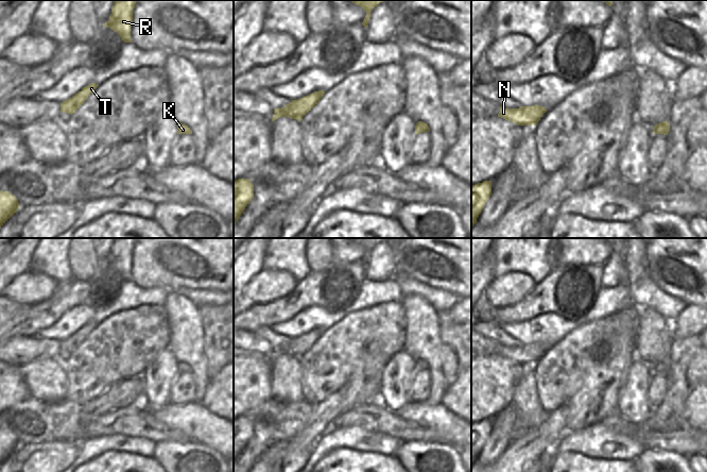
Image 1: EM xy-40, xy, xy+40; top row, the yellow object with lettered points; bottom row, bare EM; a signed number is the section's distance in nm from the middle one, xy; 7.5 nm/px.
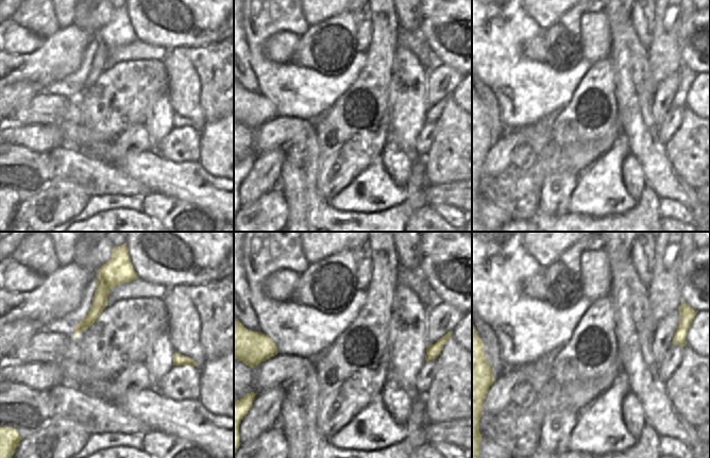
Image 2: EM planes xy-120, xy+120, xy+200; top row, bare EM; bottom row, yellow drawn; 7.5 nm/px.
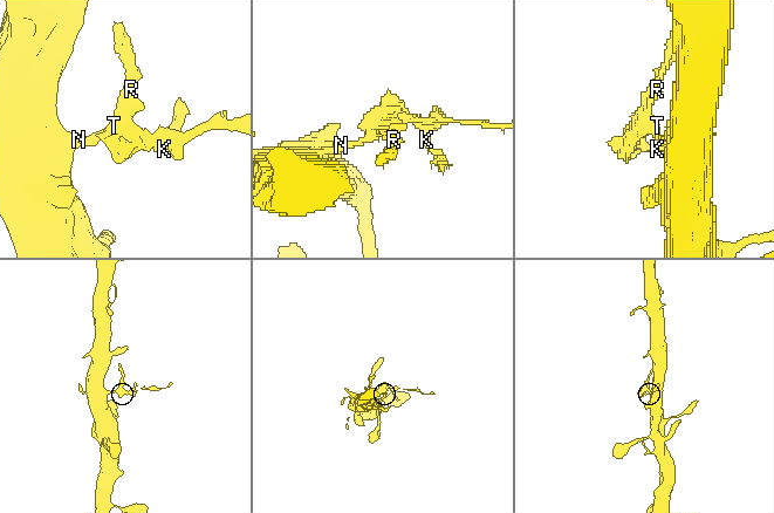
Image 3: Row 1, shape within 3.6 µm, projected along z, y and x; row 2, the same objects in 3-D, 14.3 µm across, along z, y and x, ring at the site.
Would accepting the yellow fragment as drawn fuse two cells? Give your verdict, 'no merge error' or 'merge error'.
merge error

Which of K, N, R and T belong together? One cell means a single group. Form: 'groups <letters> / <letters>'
groups K R T / N

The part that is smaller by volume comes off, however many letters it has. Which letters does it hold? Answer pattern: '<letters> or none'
K, R, T

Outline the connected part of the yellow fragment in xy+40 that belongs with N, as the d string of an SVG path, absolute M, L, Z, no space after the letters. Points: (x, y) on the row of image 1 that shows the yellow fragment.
M500 106L498 117L512 121L518 125L535 125L544 113L537 113L531 108L505 108Z

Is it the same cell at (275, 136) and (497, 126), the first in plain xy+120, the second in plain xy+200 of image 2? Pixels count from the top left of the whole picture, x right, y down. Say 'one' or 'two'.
two

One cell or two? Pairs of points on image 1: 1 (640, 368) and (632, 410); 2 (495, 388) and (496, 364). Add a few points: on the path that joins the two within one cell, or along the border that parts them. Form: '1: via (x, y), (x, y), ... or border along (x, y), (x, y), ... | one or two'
1: via (637, 378), (633, 400) | one
2: via (495, 382), (496, 370) | one

